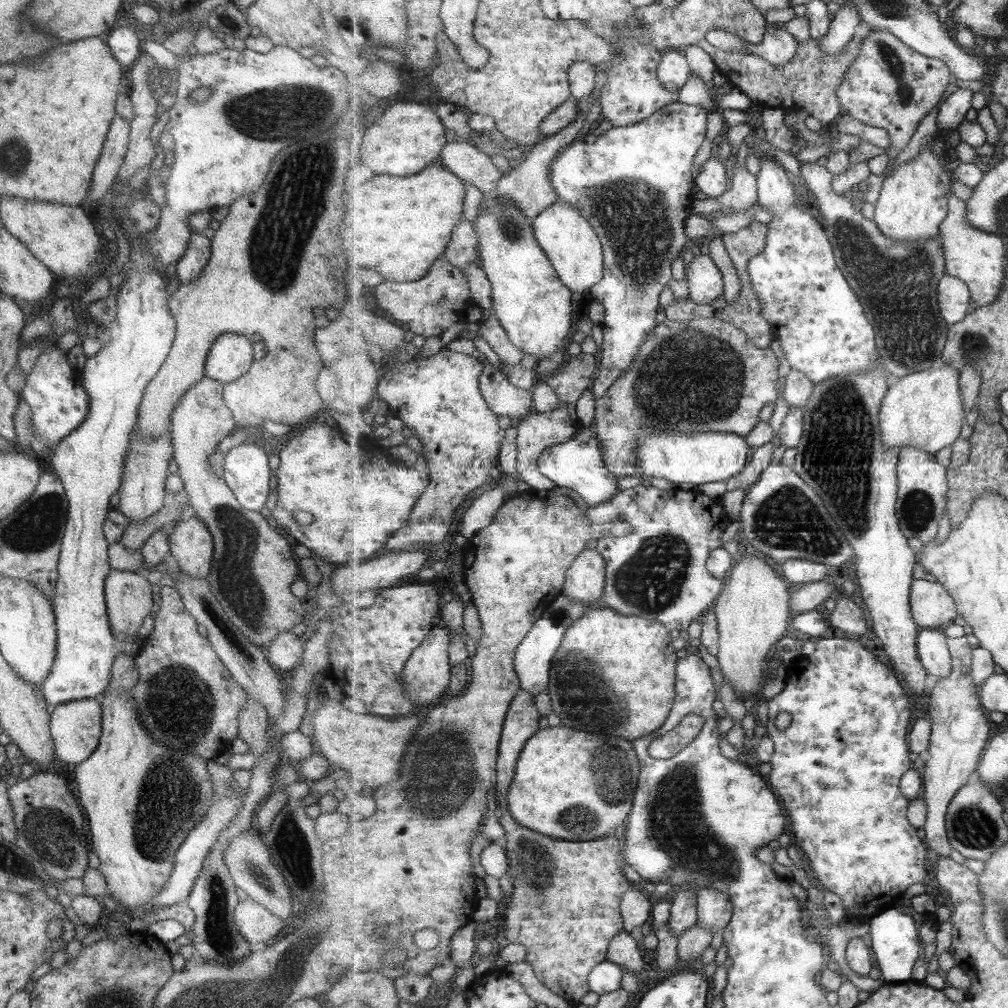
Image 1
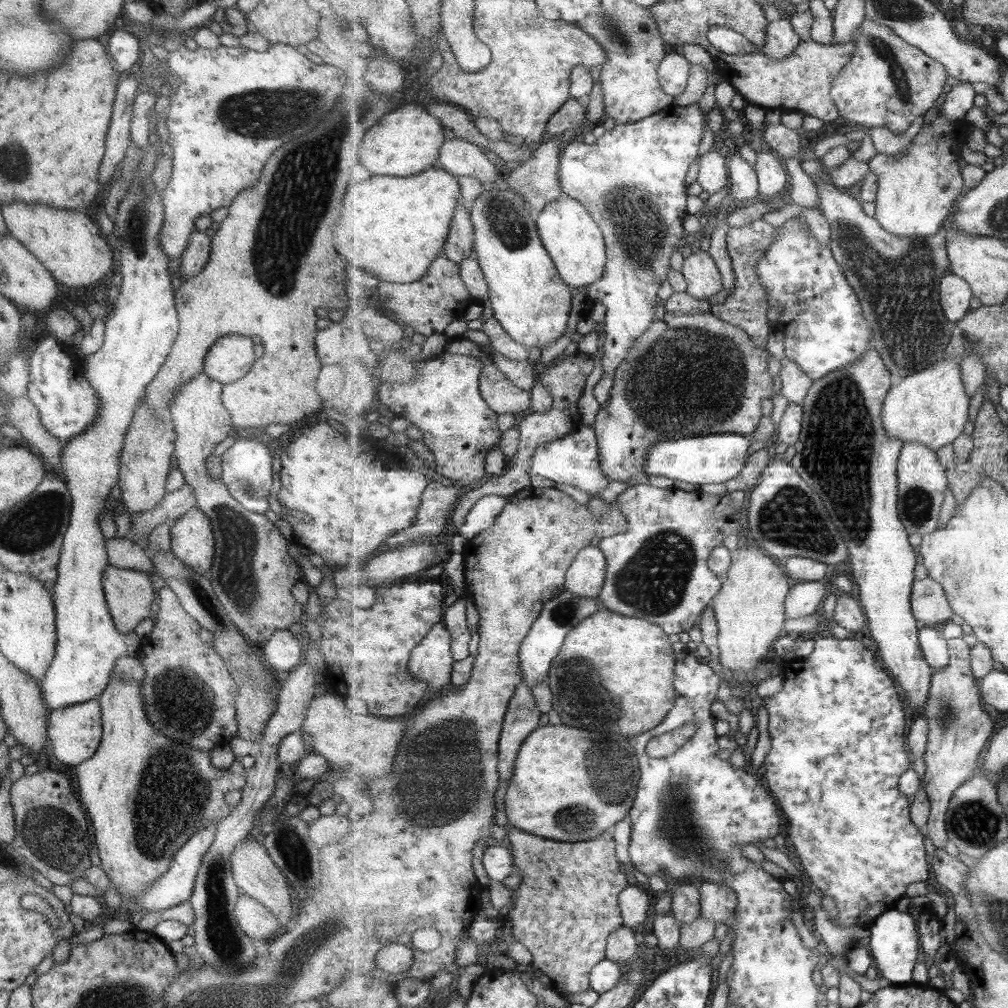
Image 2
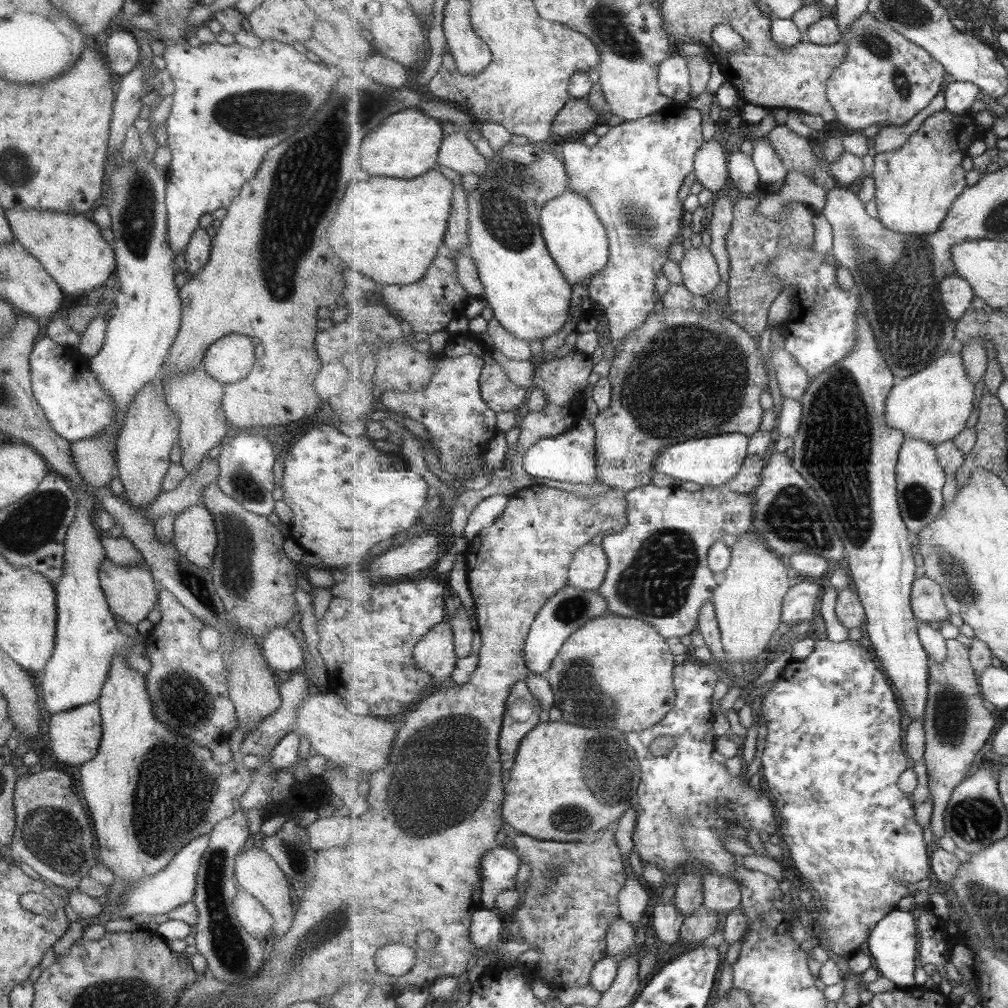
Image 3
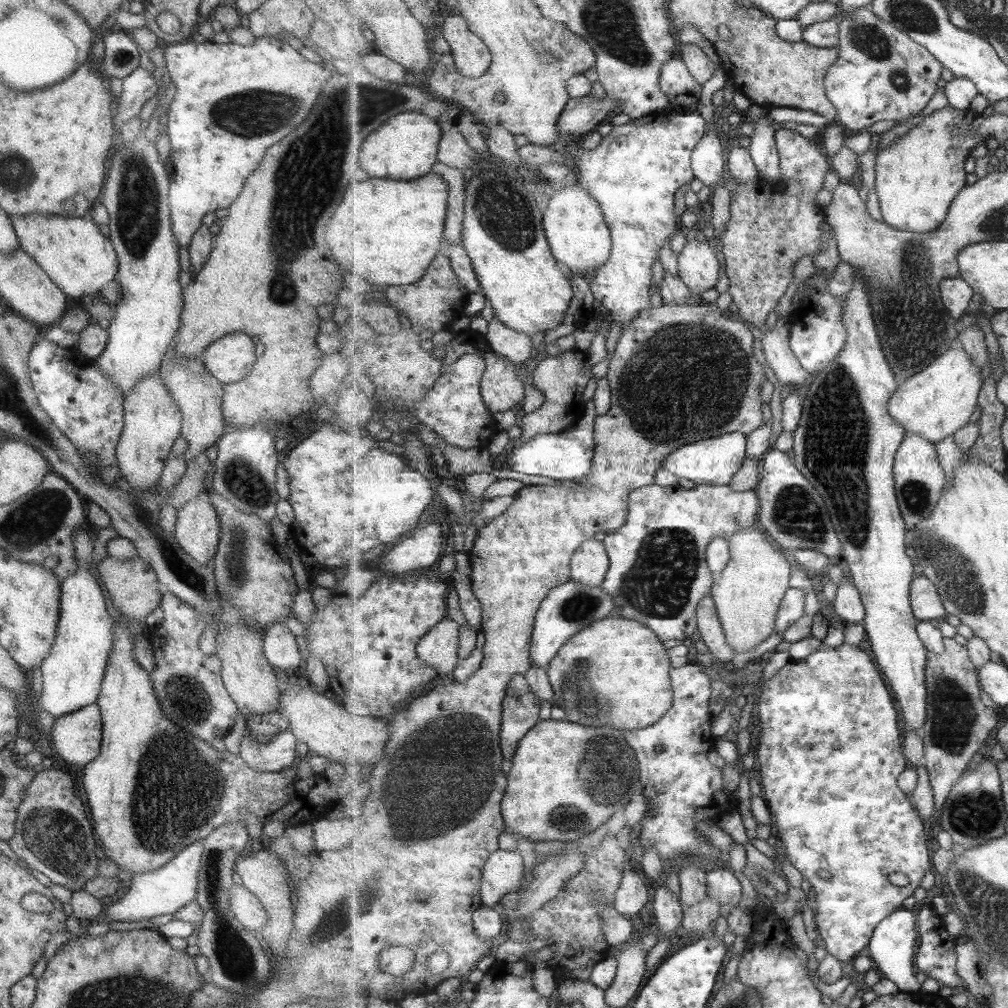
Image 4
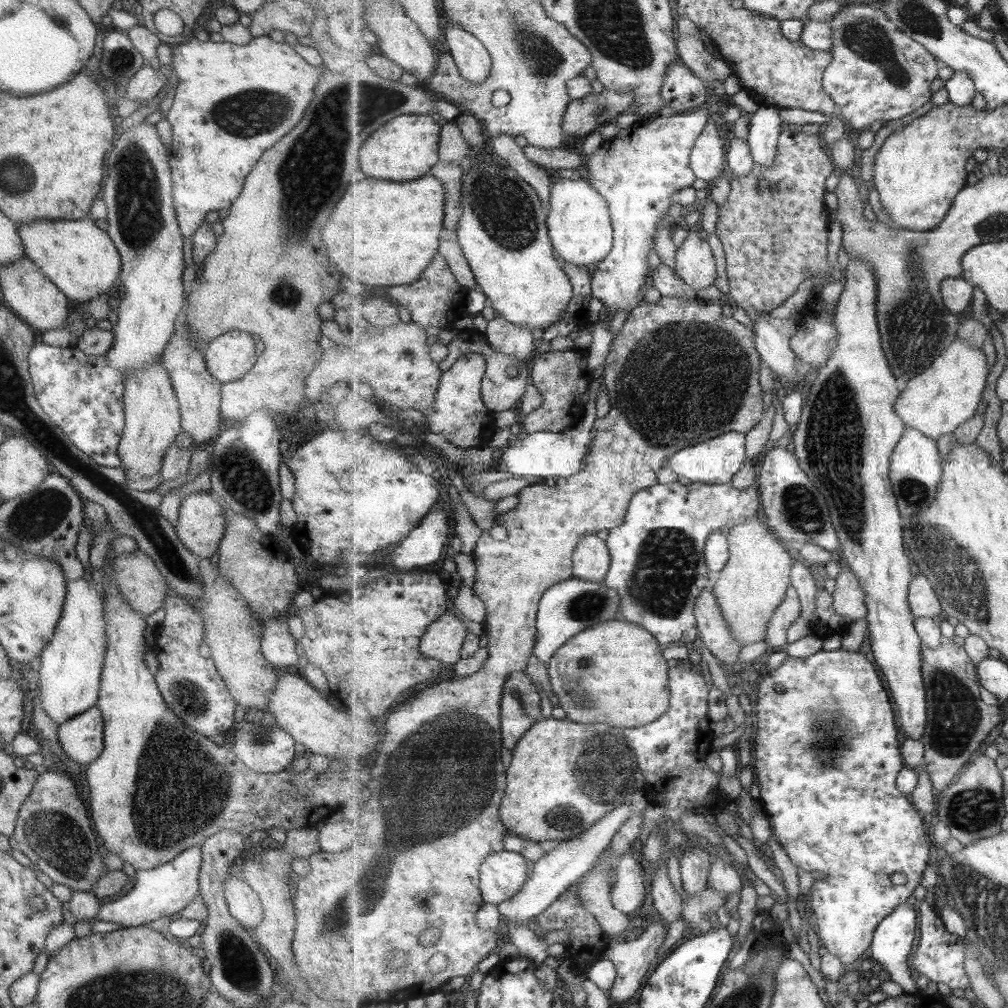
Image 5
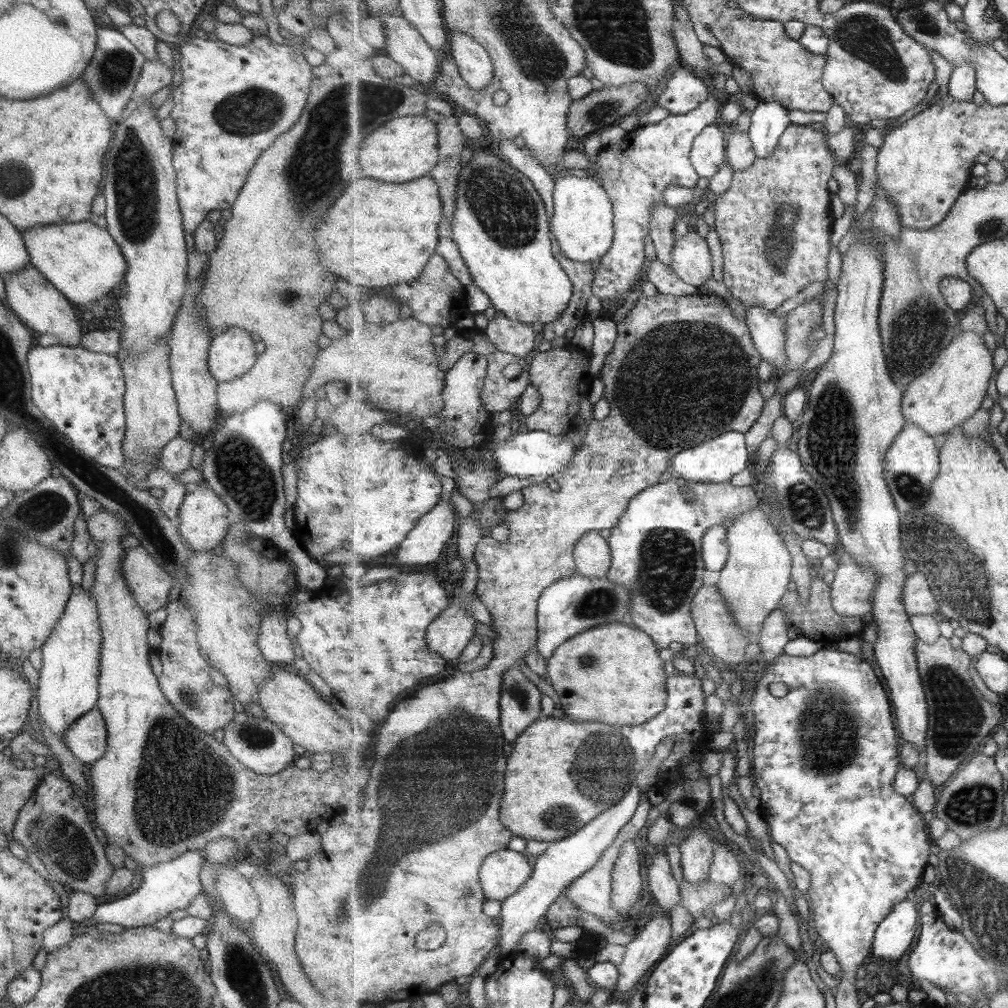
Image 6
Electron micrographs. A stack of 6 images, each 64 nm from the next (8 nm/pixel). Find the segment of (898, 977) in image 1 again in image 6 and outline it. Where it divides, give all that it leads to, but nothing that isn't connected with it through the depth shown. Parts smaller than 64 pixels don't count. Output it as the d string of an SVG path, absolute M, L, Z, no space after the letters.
M913 897L897 904L877 929L872 949L873 959L898 962L911 950L915 936L919 936L919 900Z

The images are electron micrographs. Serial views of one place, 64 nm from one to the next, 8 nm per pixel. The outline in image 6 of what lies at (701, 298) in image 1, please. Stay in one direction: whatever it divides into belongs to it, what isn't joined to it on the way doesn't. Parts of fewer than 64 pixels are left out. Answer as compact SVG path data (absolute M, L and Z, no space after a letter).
M693 231L683 238L677 238L671 270L676 277L698 288L705 282L709 282L713 278L713 258L711 258L711 250L709 250L709 244L705 237L699 236L697 231Z

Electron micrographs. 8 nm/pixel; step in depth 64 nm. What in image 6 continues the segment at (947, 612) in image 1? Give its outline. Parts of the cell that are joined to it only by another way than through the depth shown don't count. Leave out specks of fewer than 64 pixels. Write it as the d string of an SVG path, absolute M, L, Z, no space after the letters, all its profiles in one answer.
M919 570L908 578L903 600L910 616L939 613L939 603L933 594L928 578Z

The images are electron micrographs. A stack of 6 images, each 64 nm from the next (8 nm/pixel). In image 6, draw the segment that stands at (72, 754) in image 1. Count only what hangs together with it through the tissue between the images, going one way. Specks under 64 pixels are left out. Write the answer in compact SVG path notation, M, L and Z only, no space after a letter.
M97 707L91 708L71 723L60 739L85 767L100 759L106 749L106 728Z

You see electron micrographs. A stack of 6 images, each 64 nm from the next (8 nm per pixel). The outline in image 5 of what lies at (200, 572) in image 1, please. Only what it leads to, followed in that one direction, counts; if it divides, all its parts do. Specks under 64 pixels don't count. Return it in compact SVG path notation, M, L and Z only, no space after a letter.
M197 491L184 495L174 524L177 538L197 559L214 558L219 541L225 532L226 518L221 502L210 491Z

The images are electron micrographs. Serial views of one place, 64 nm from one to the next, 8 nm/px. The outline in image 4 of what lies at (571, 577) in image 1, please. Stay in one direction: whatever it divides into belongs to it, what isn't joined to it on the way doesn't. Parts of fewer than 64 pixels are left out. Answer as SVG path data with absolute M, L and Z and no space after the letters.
M586 540L572 558L572 580L589 586L602 586L610 558L604 541Z

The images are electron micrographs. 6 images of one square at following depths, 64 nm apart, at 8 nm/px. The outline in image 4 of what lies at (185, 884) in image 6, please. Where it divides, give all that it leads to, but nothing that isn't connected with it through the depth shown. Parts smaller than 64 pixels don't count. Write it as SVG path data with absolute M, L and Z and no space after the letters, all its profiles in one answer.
M202 840L185 846L158 870L133 875L127 893L107 907L109 921L135 922L148 920L159 914L173 914L196 897L197 876L203 852Z

